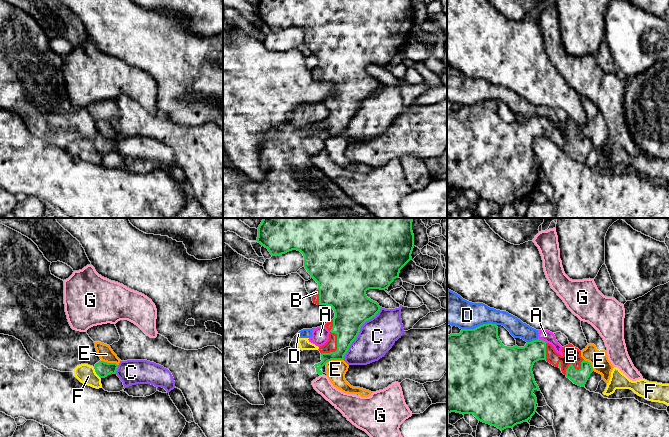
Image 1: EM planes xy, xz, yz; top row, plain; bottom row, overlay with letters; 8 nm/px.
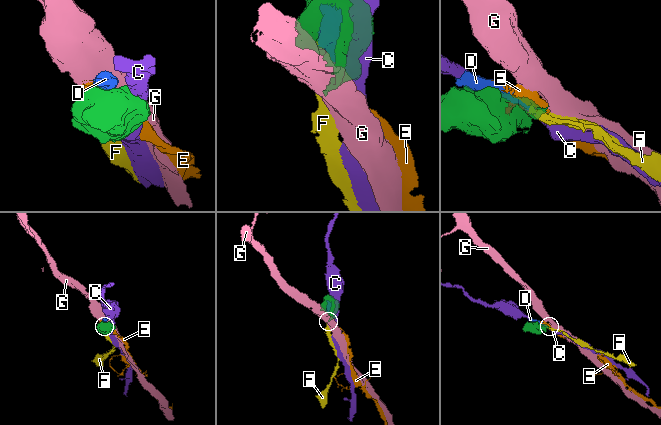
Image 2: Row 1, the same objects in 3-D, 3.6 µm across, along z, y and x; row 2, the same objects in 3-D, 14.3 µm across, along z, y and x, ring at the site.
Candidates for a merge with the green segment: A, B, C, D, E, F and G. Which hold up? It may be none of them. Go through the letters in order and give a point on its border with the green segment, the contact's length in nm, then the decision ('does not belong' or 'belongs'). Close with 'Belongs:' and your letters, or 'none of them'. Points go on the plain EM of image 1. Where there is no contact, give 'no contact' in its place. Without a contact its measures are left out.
A: yz (542, 116) | 90 nm | does not belong
B: xz (337, 117) | 300 nm | belongs
C: xz (359, 107) | 550 nm | does not belong
D: yz (480, 101) | 280 nm | does not belong
E: xz (333, 135) | 150 nm | does not belong
F: xy (96, 149) | 110 nm | does not belong
G: xz (321, 150) | 30 nm | does not belong
Belongs: B

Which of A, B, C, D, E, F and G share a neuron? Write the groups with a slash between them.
A D F / B / C / E / G

